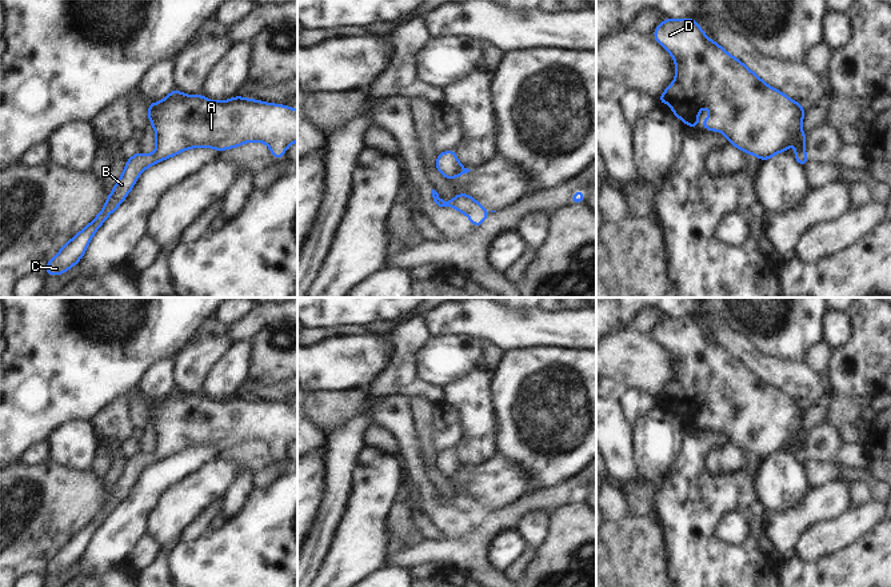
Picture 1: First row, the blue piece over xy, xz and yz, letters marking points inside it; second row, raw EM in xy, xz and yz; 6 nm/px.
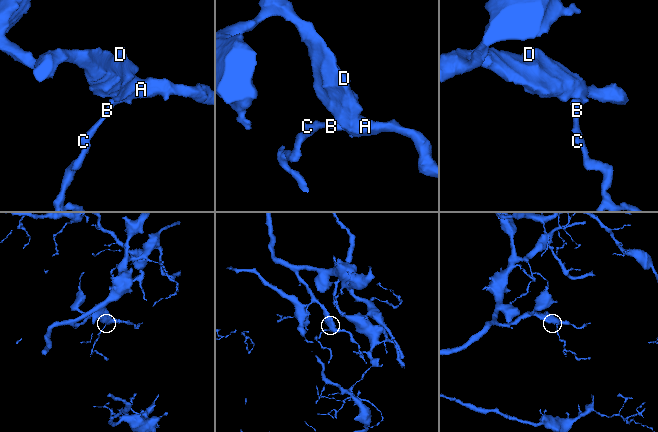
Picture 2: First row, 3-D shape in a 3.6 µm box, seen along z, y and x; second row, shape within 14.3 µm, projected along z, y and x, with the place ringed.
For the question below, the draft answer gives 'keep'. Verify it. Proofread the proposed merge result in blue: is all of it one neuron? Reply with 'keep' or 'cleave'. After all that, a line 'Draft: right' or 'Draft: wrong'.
keep
Draft: right

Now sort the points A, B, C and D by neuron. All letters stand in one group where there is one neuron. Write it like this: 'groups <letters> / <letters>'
groups A B C D

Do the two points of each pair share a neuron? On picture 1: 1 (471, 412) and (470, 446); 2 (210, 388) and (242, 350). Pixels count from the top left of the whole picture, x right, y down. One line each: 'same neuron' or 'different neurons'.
1: same neuron
2: same neuron

